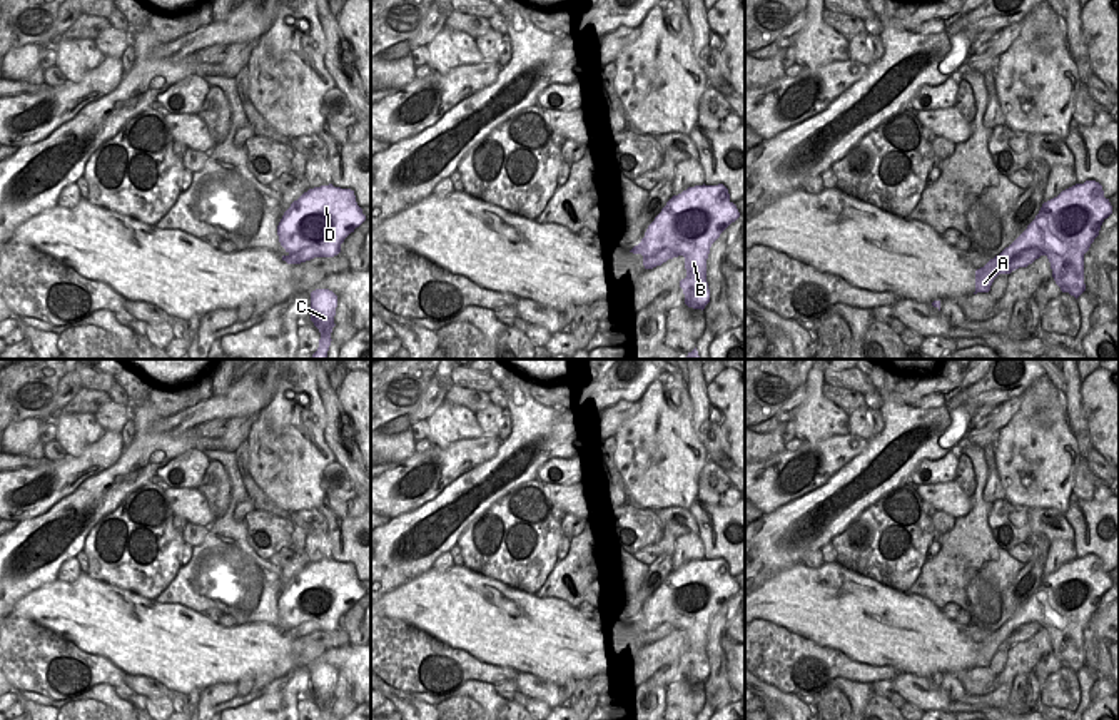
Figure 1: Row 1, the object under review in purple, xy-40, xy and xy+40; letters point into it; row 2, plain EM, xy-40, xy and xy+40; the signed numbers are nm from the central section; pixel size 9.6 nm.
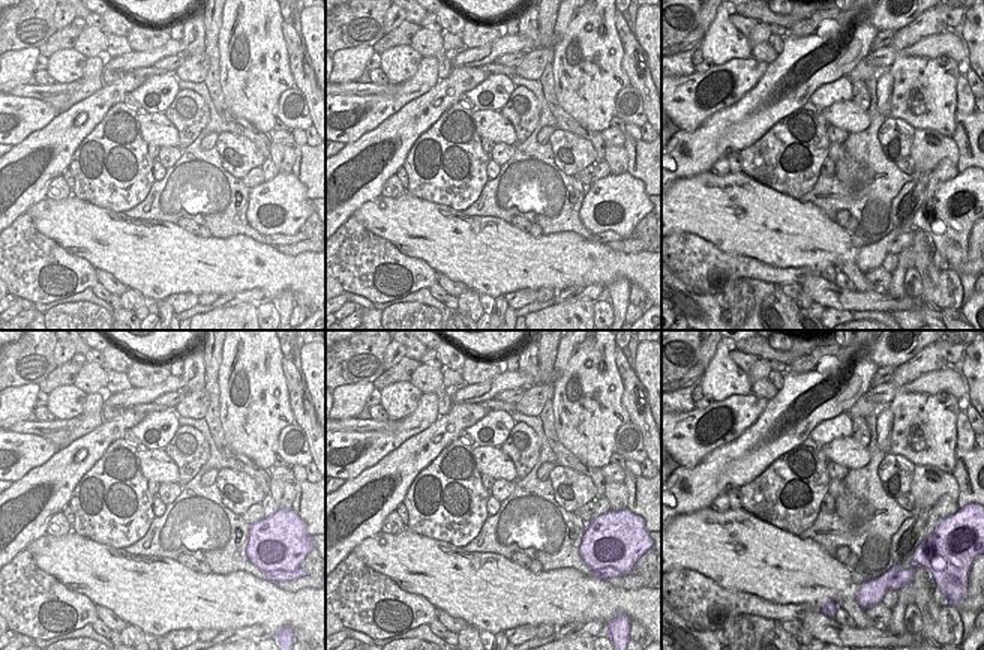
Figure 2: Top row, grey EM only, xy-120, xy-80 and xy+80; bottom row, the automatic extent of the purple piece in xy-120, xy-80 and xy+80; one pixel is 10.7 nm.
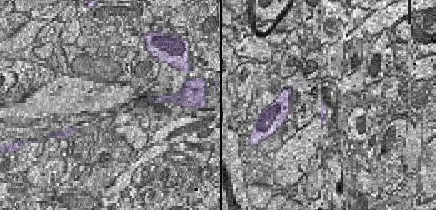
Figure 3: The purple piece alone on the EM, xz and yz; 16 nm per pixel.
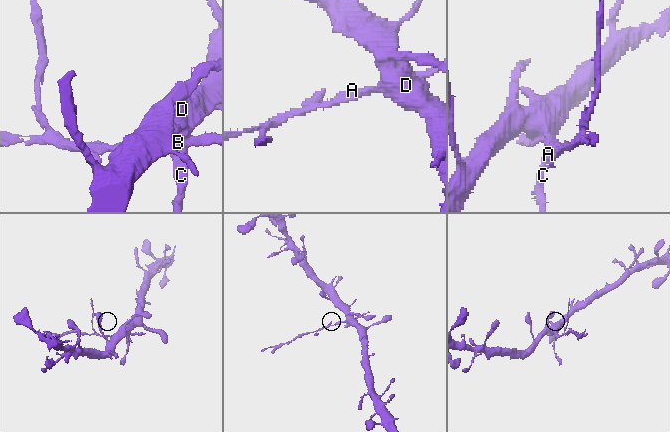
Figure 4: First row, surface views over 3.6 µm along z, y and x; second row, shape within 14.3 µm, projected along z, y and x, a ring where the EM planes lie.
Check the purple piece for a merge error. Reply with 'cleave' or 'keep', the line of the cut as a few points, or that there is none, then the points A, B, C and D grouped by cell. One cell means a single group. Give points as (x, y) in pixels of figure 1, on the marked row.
cleave; cut xy+40 (1019, 238), (1021, 249), (1012, 259), (1009, 271); groups A / B C D

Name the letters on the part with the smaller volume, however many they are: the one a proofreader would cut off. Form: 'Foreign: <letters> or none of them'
Foreign: A

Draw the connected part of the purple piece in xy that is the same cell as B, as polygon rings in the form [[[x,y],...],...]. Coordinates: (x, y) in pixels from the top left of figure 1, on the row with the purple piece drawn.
[[[723,184],[688,187],[673,195],[648,226],[645,269],[683,256],[686,277],[680,281],[680,287],[685,294],[685,304],[703,311],[710,302],[706,282],[710,247],[738,217],[740,212]]]

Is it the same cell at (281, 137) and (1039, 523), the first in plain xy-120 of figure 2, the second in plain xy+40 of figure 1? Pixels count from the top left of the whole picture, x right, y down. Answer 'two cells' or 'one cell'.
one cell

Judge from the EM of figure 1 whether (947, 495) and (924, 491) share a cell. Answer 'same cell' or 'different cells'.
same cell

